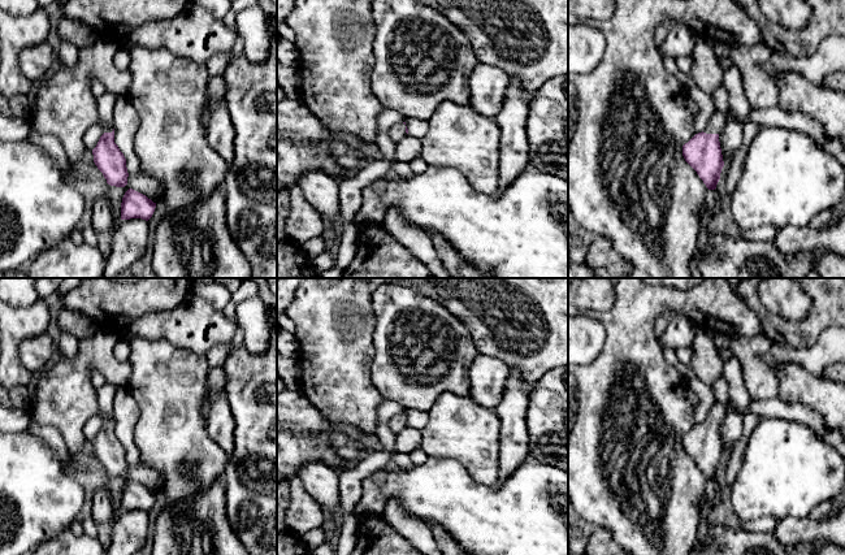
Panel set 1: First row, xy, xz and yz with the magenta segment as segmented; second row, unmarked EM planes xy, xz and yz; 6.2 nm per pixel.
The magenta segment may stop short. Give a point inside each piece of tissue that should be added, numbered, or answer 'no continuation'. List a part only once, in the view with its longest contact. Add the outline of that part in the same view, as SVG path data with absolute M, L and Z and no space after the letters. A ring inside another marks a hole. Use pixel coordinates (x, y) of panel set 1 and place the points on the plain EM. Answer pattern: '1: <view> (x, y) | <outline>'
1: yz (718, 410) | M715 400L703 424L720 425L729 407L733 407L733 402L731 402L729 404L723 404Z

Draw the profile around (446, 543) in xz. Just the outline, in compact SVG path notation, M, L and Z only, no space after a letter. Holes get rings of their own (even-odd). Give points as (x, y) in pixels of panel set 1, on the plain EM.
M432 524L430 530L433 538L442 555L469 555L462 545L459 545L447 530L438 524Z

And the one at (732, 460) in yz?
M745 415L742 417L742 433L733 447L724 454L719 471L722 477L715 480L720 484L722 489L734 482L742 464L742 455L748 441L758 422L759 419L755 415Z

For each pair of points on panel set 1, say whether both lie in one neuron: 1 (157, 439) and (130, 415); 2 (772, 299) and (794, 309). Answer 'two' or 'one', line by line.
1: two
2: one

